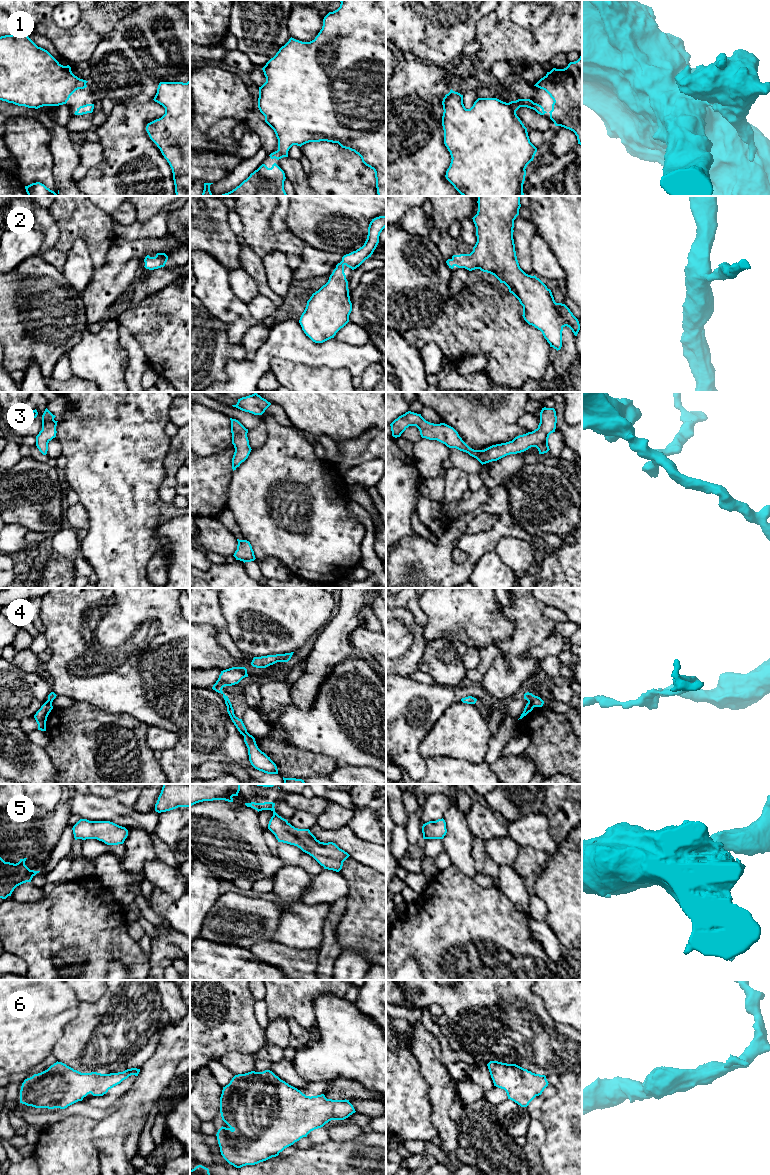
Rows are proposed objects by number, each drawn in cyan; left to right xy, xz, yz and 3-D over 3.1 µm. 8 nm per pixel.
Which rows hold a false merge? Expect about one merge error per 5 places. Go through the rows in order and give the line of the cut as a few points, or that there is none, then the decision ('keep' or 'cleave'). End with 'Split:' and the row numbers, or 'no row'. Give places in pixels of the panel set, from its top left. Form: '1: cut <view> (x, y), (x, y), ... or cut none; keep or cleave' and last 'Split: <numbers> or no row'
1: cut none; keep
2: cut none; keep
3: cut none; keep
4: cut yz (528, 701), (534, 706); cleave
5: cut none; keep
6: cut none; keep
Split: 4

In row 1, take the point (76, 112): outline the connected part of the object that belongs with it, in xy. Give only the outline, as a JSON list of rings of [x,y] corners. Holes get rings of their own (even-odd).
[[[86,104],[83,106],[80,106],[79,108],[77,108],[77,110],[75,111],[75,115],[83,115],[83,114],[87,114],[87,113],[92,113],[94,109],[94,104]]]

